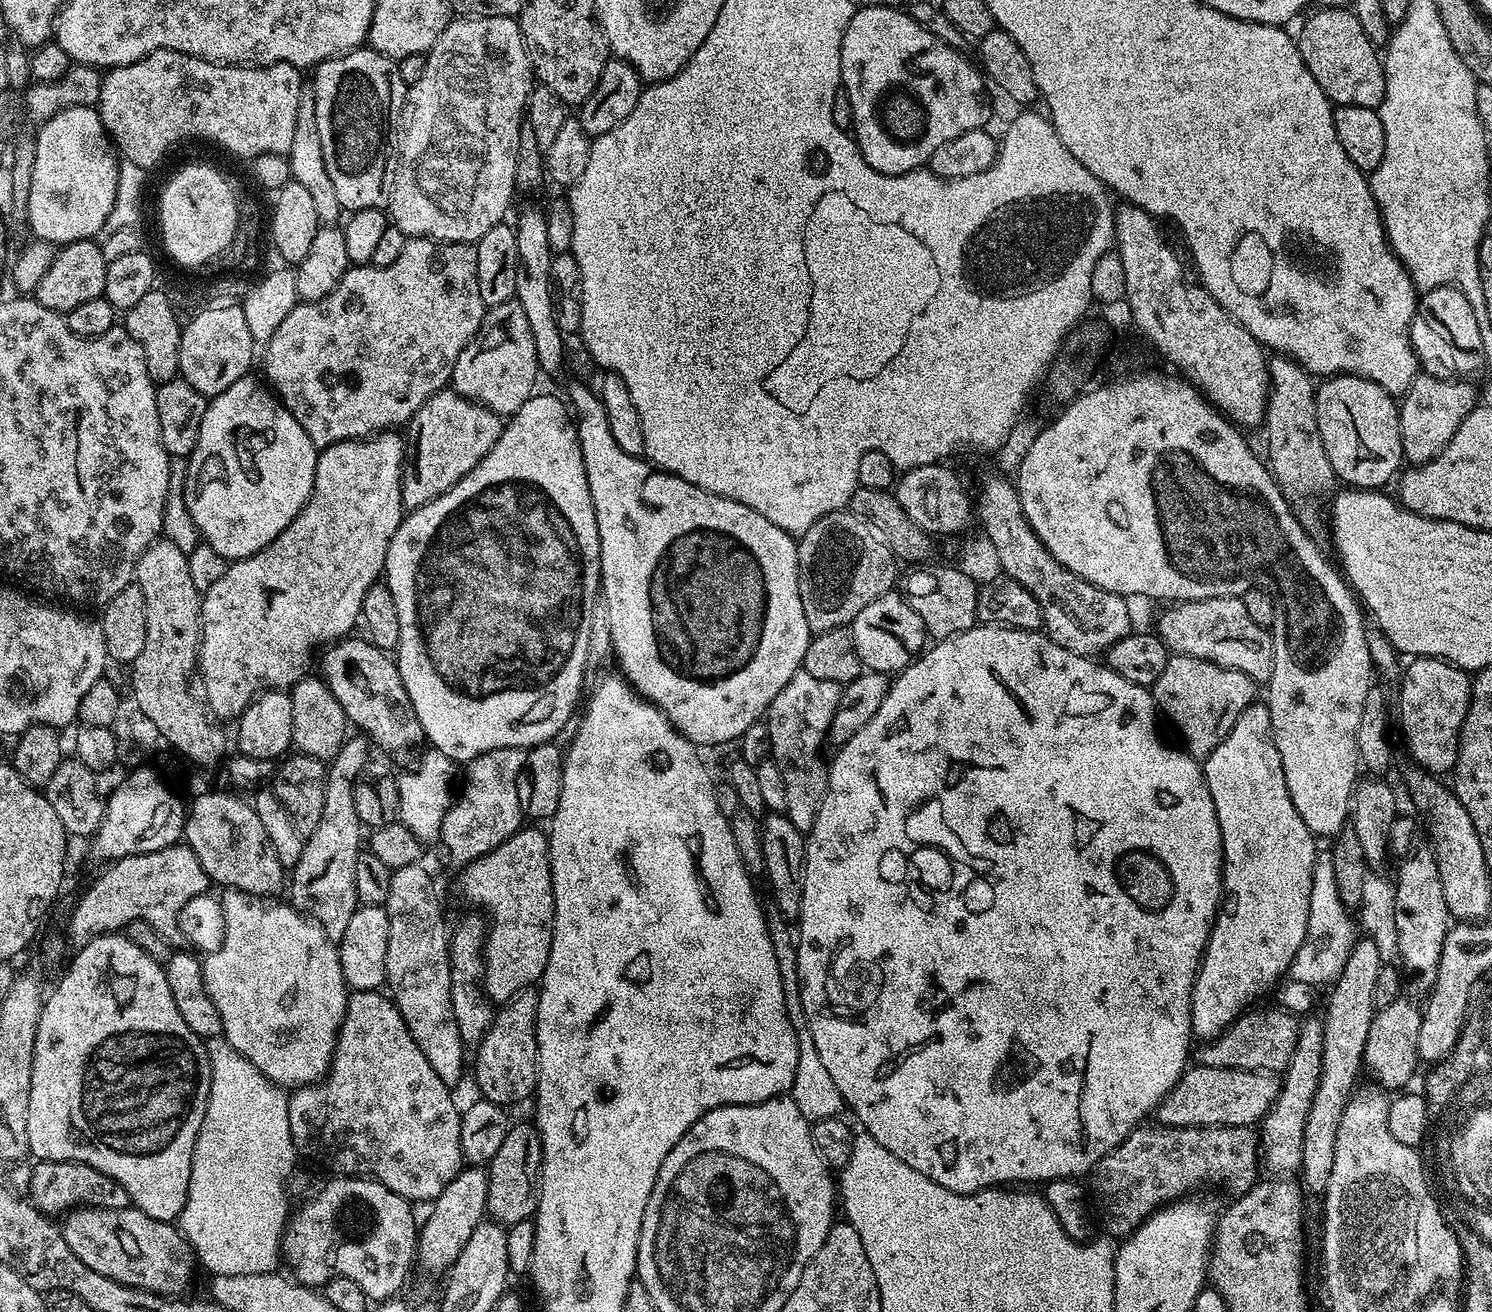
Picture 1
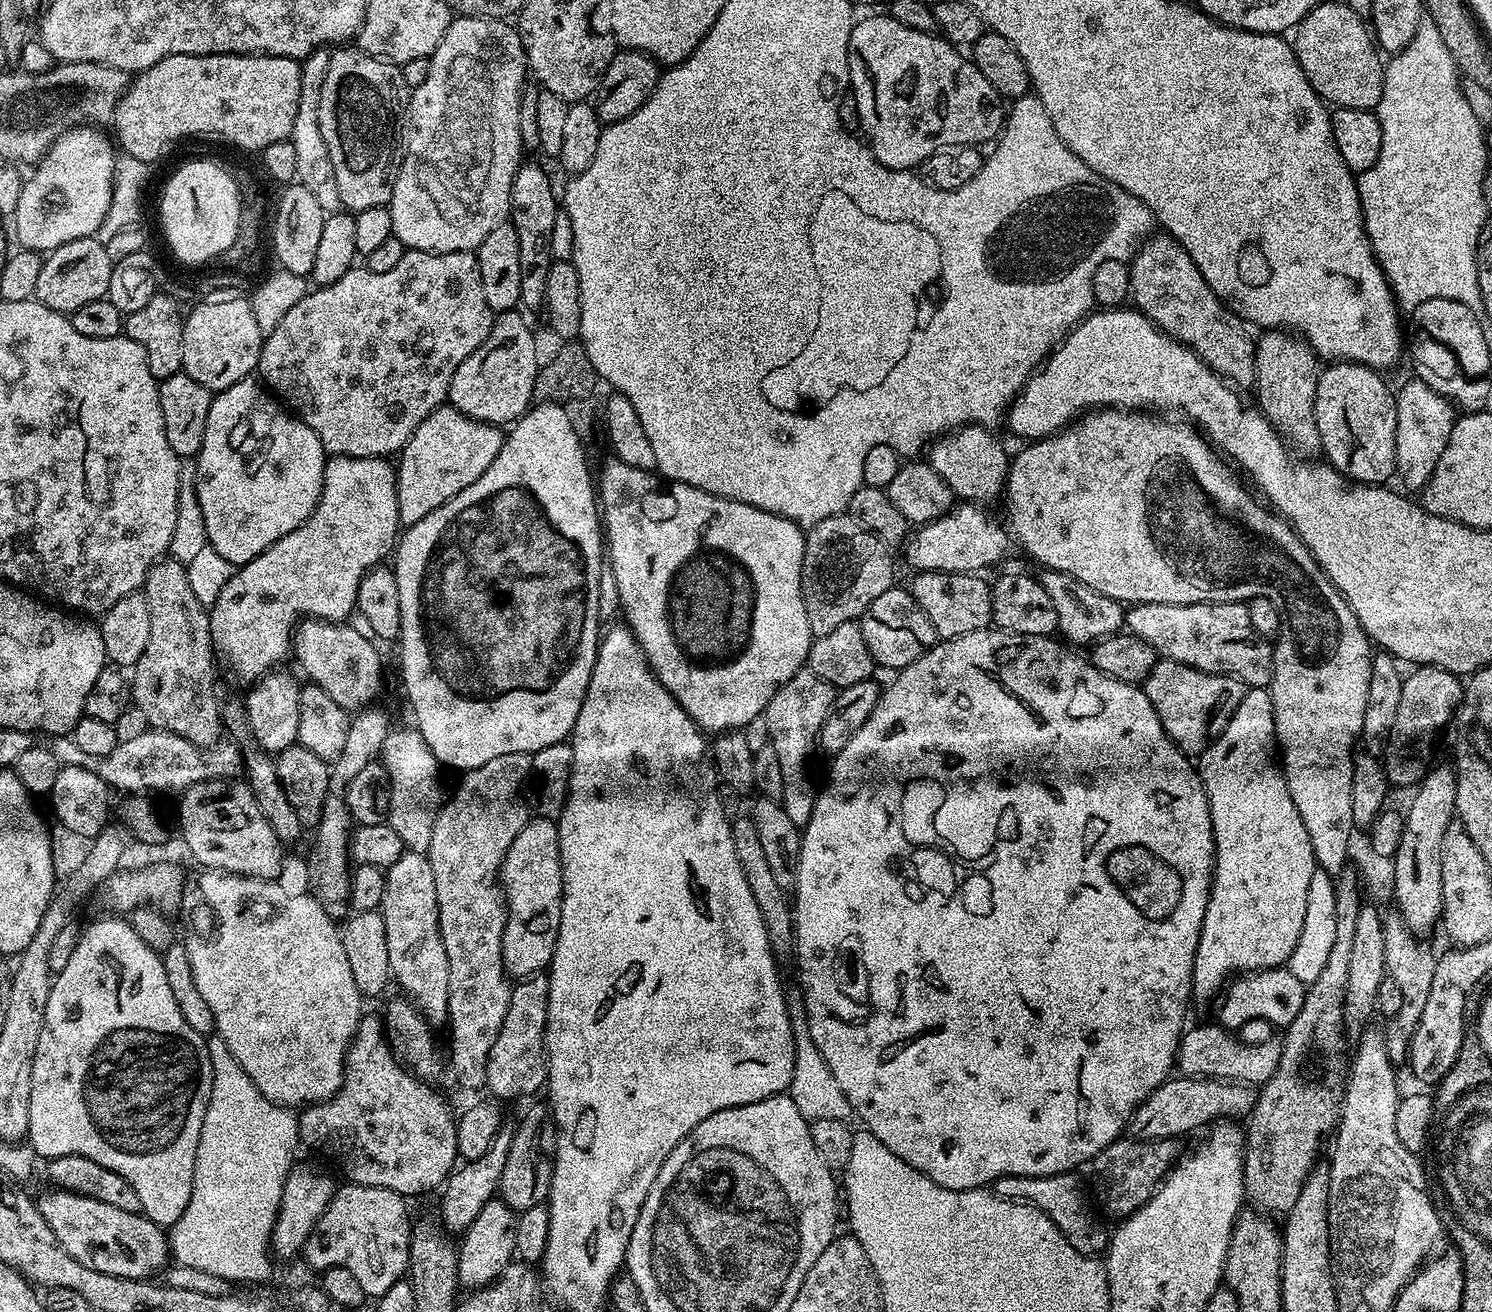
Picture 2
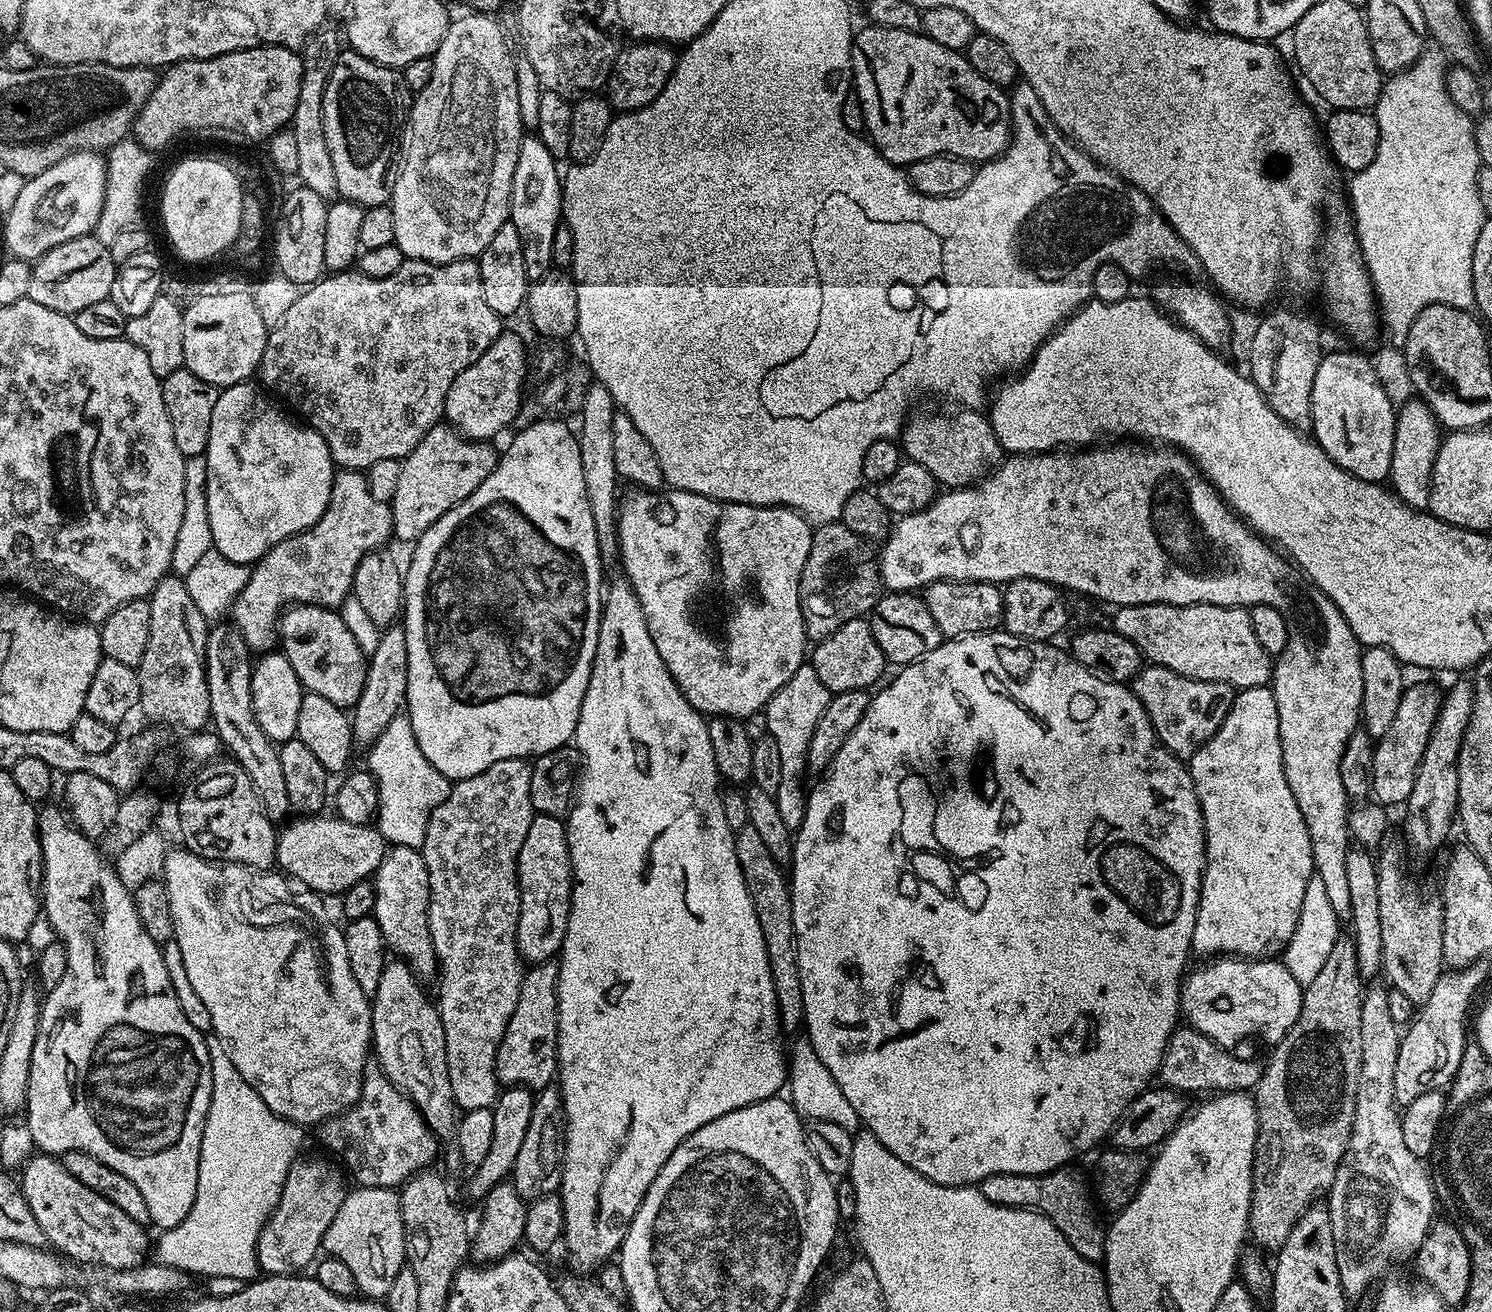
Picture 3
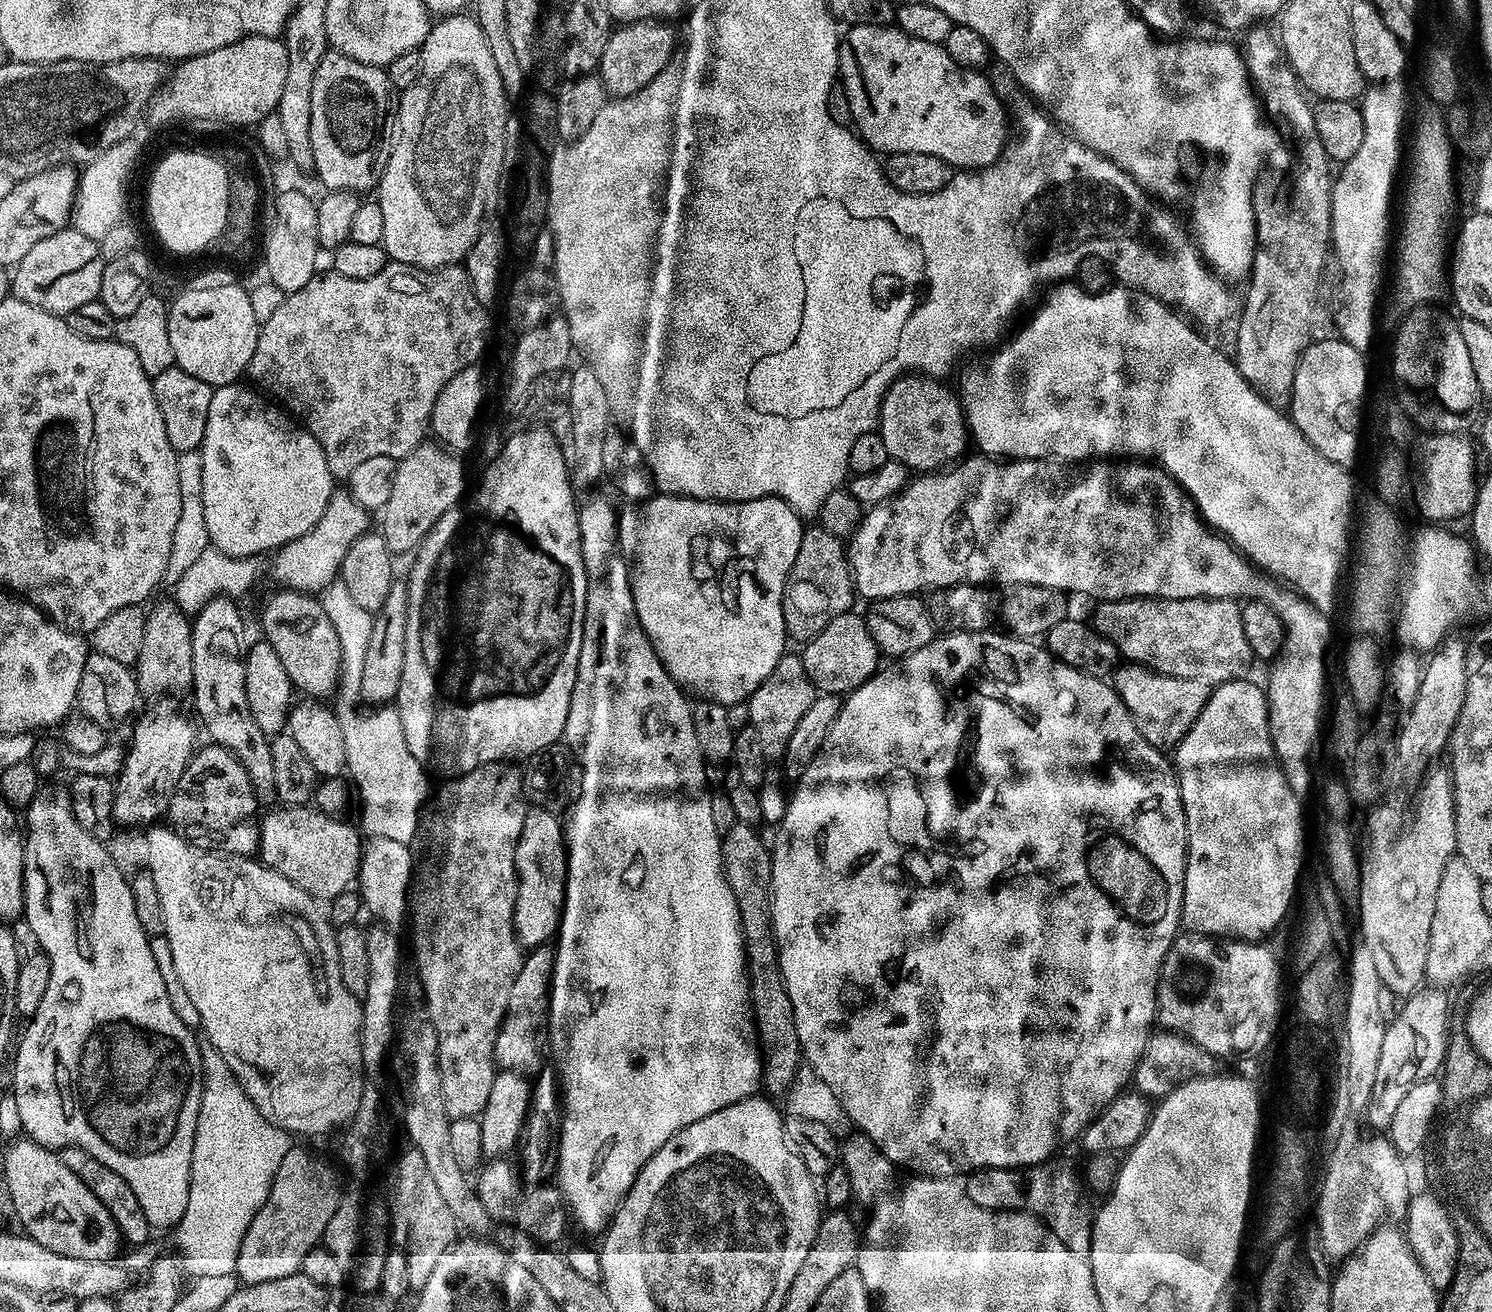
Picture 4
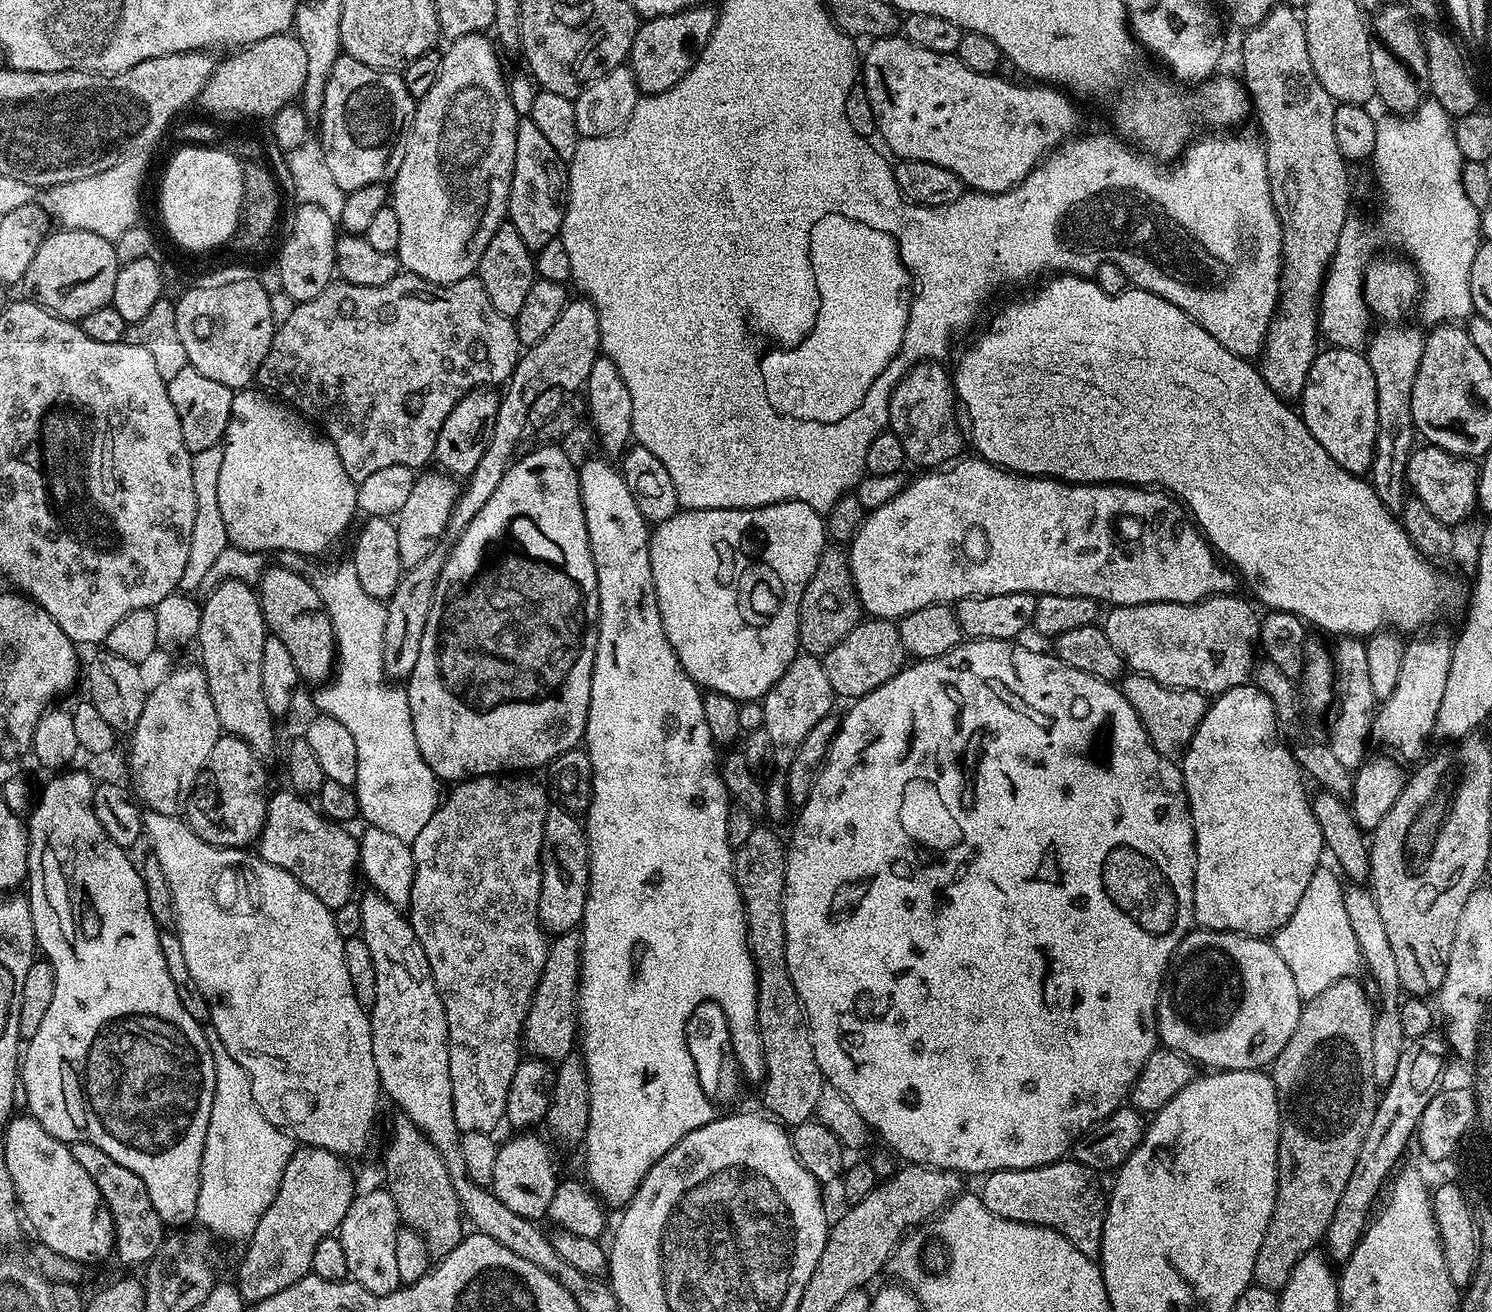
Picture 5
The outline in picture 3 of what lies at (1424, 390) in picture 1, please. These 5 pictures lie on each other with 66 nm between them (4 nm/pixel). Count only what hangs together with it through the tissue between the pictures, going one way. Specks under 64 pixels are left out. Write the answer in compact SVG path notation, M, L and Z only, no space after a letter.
M1413 398L1399 407L1389 481L1393 492L1400 500L1406 501L1412 508L1420 511L1425 511L1429 504L1432 493L1433 466L1437 451L1440 449L1441 439L1441 425L1423 399Z

